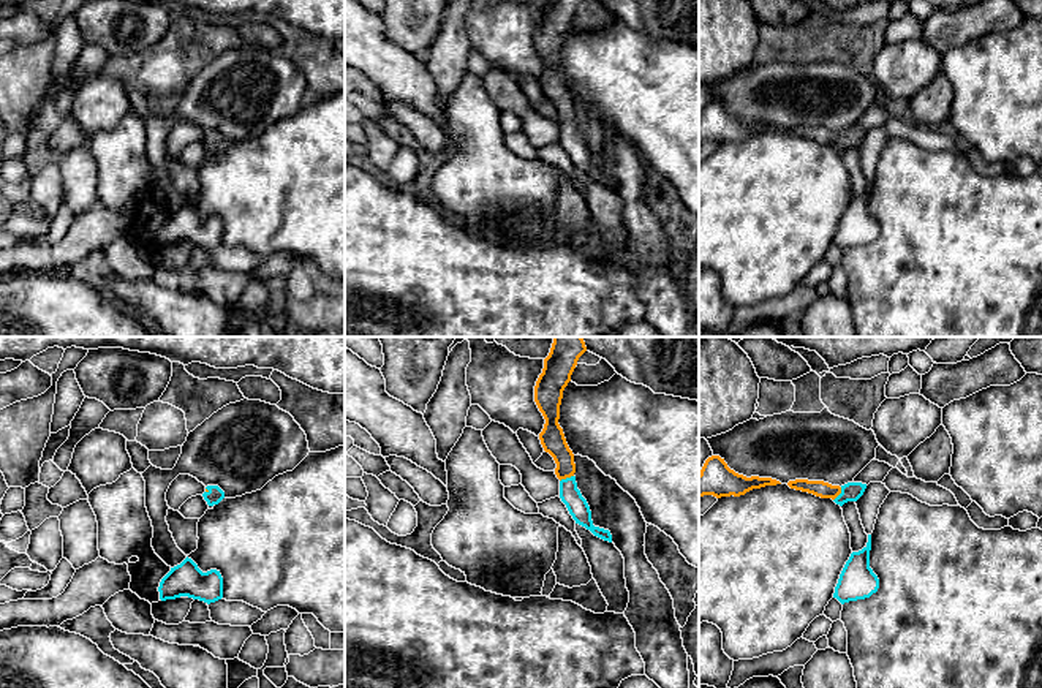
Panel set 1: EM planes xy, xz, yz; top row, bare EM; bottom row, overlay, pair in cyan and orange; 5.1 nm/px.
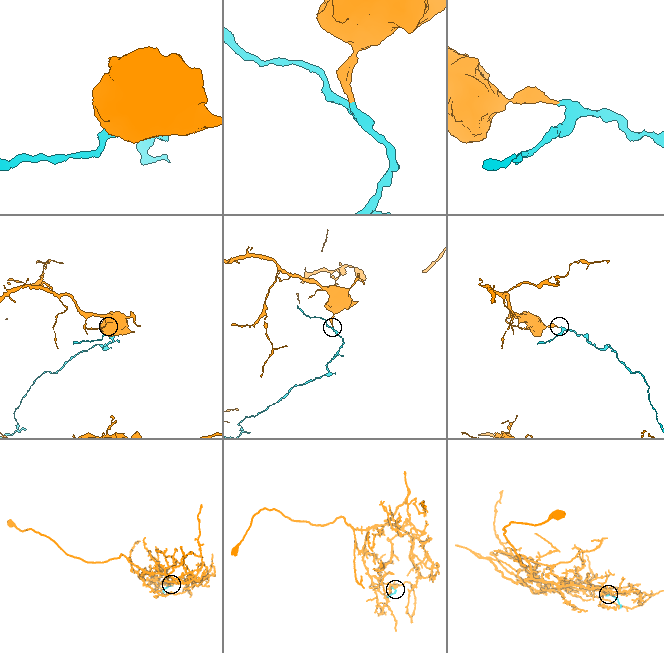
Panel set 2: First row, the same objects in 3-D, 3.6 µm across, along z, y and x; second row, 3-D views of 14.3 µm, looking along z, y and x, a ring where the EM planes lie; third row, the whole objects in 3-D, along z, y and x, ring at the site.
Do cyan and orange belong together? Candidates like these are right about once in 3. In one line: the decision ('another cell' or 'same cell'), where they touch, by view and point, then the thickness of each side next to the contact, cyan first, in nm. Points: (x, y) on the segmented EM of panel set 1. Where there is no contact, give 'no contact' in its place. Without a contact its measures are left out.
same cell; contact xz (566, 478); calibres 110 and 130 nm

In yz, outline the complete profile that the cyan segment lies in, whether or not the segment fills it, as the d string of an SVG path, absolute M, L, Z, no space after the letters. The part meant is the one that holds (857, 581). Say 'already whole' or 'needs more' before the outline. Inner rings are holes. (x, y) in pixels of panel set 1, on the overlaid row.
already whole; M868 535L868 542L862 550L851 554L840 574L833 598L841 604L870 598L878 592L879 579L870 568L870 550L871 535Z

